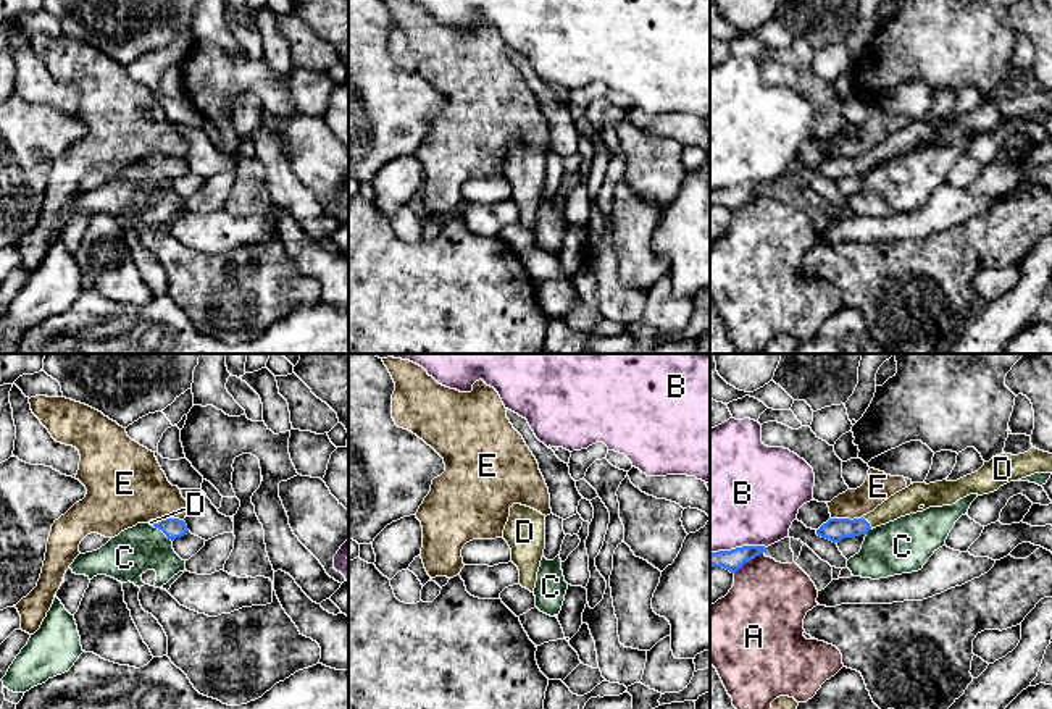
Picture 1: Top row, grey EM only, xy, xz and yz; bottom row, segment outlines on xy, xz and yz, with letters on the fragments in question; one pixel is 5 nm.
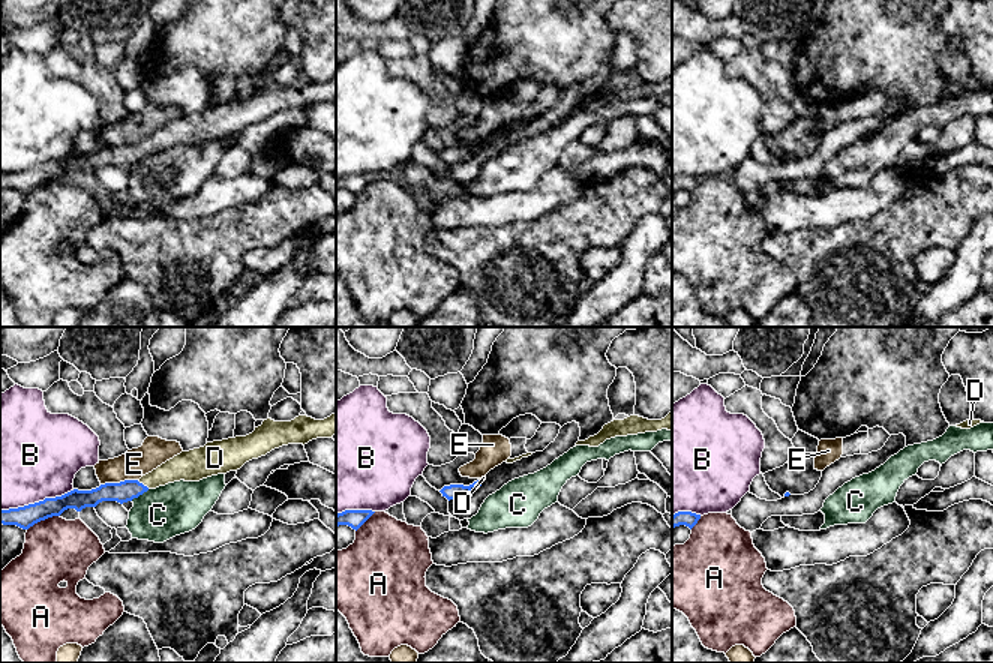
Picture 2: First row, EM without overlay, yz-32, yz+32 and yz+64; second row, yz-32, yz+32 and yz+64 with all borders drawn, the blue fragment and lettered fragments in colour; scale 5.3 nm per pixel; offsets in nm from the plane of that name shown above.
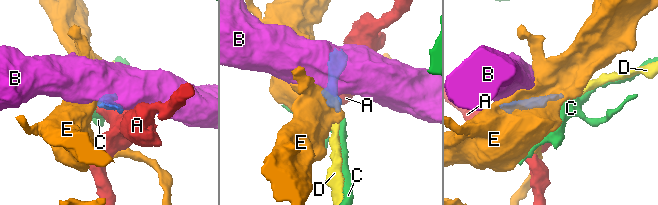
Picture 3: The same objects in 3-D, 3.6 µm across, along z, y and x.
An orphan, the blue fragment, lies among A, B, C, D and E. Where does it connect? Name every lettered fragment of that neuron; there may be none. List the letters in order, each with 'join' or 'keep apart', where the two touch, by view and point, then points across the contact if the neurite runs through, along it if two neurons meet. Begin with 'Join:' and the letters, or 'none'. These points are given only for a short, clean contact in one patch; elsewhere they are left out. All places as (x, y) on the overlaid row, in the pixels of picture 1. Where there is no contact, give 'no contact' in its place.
Join: D
A: keep apart; meets blue in yz at (747, 561); border along yz (762, 553), (749, 559), (734, 574)
B: keep apart; meets blue in yz at (738, 548)
C: keep apart; meets blue in xy at (162, 530); border along xy (152, 525), (171, 541)
D: join; meets blue in yz at (867, 522); runs through yz (834, 530), (854, 528), (867, 522), (907, 501)
E: keep apart; meets blue in yz at (846, 519)

